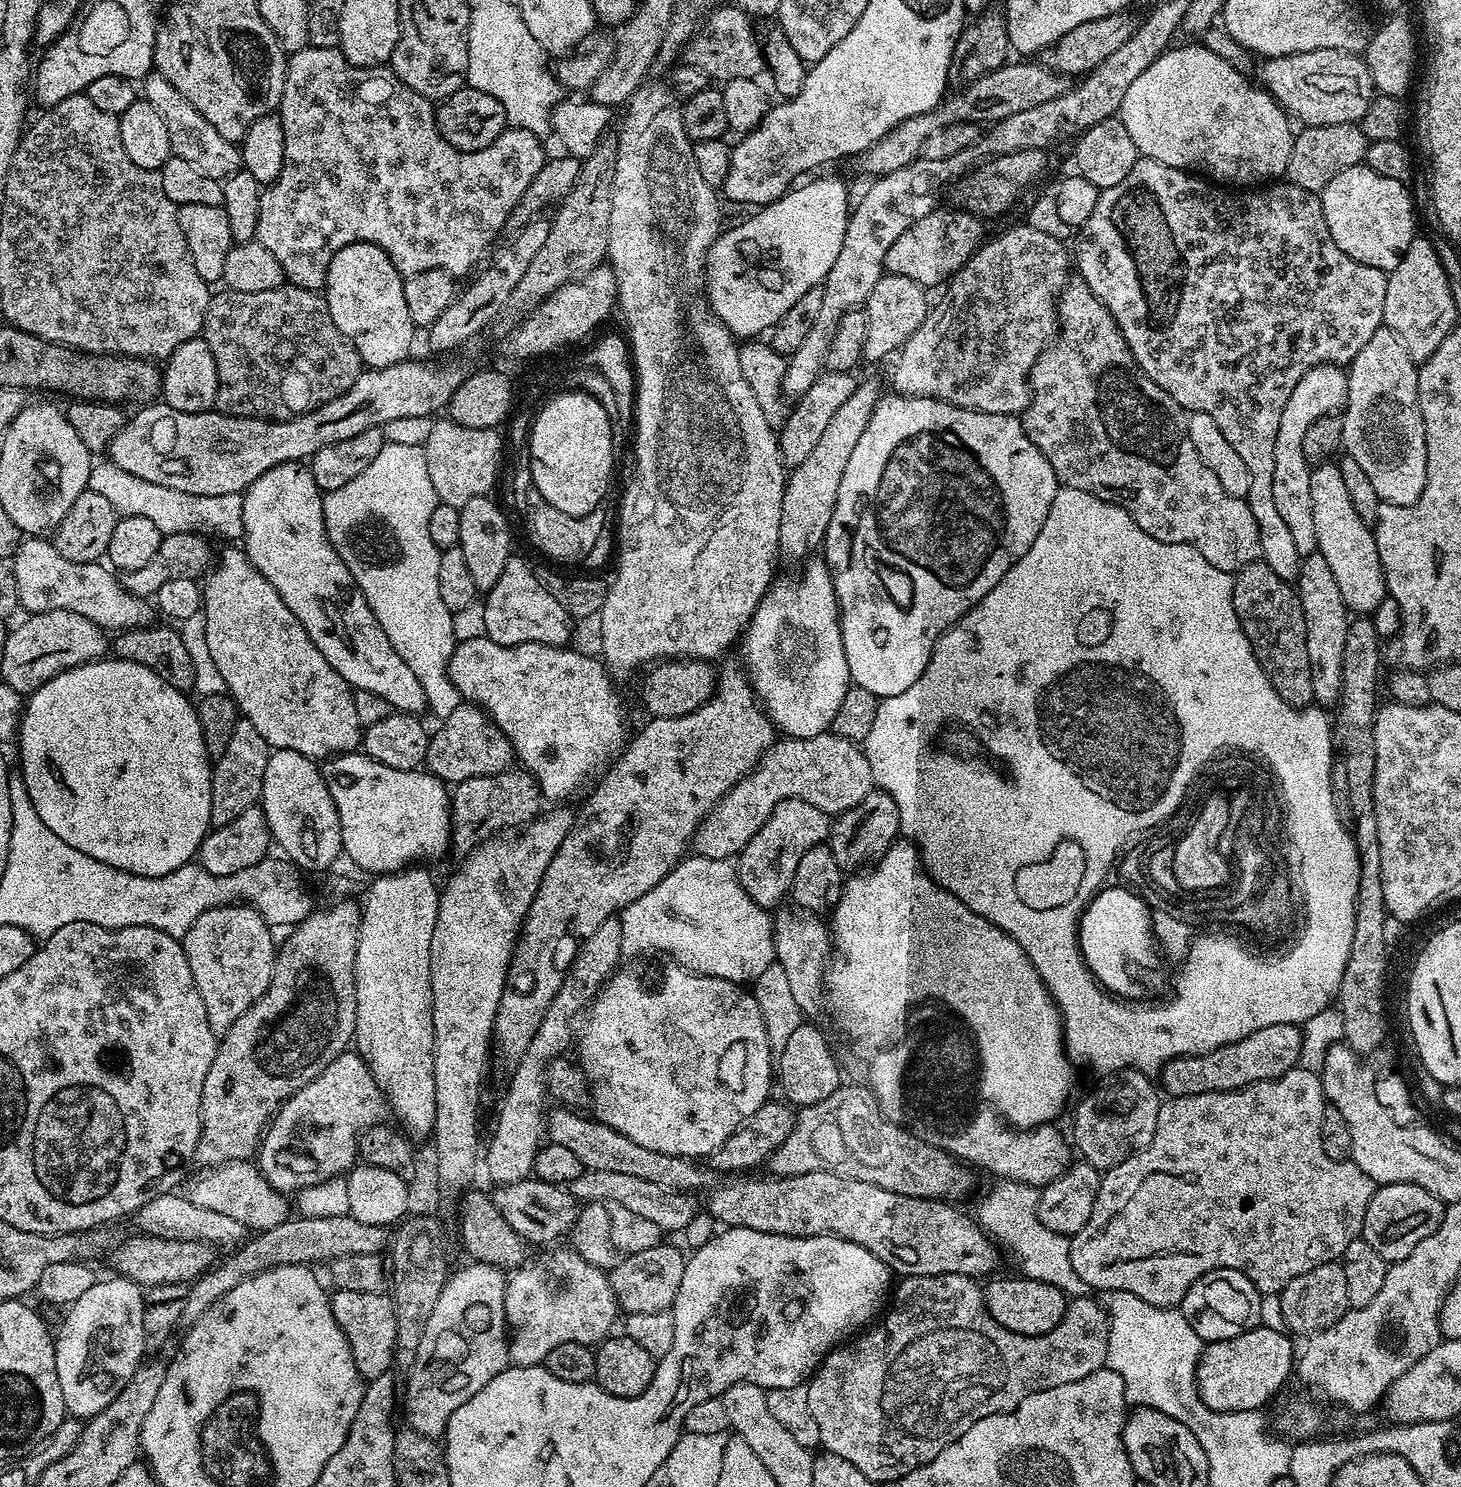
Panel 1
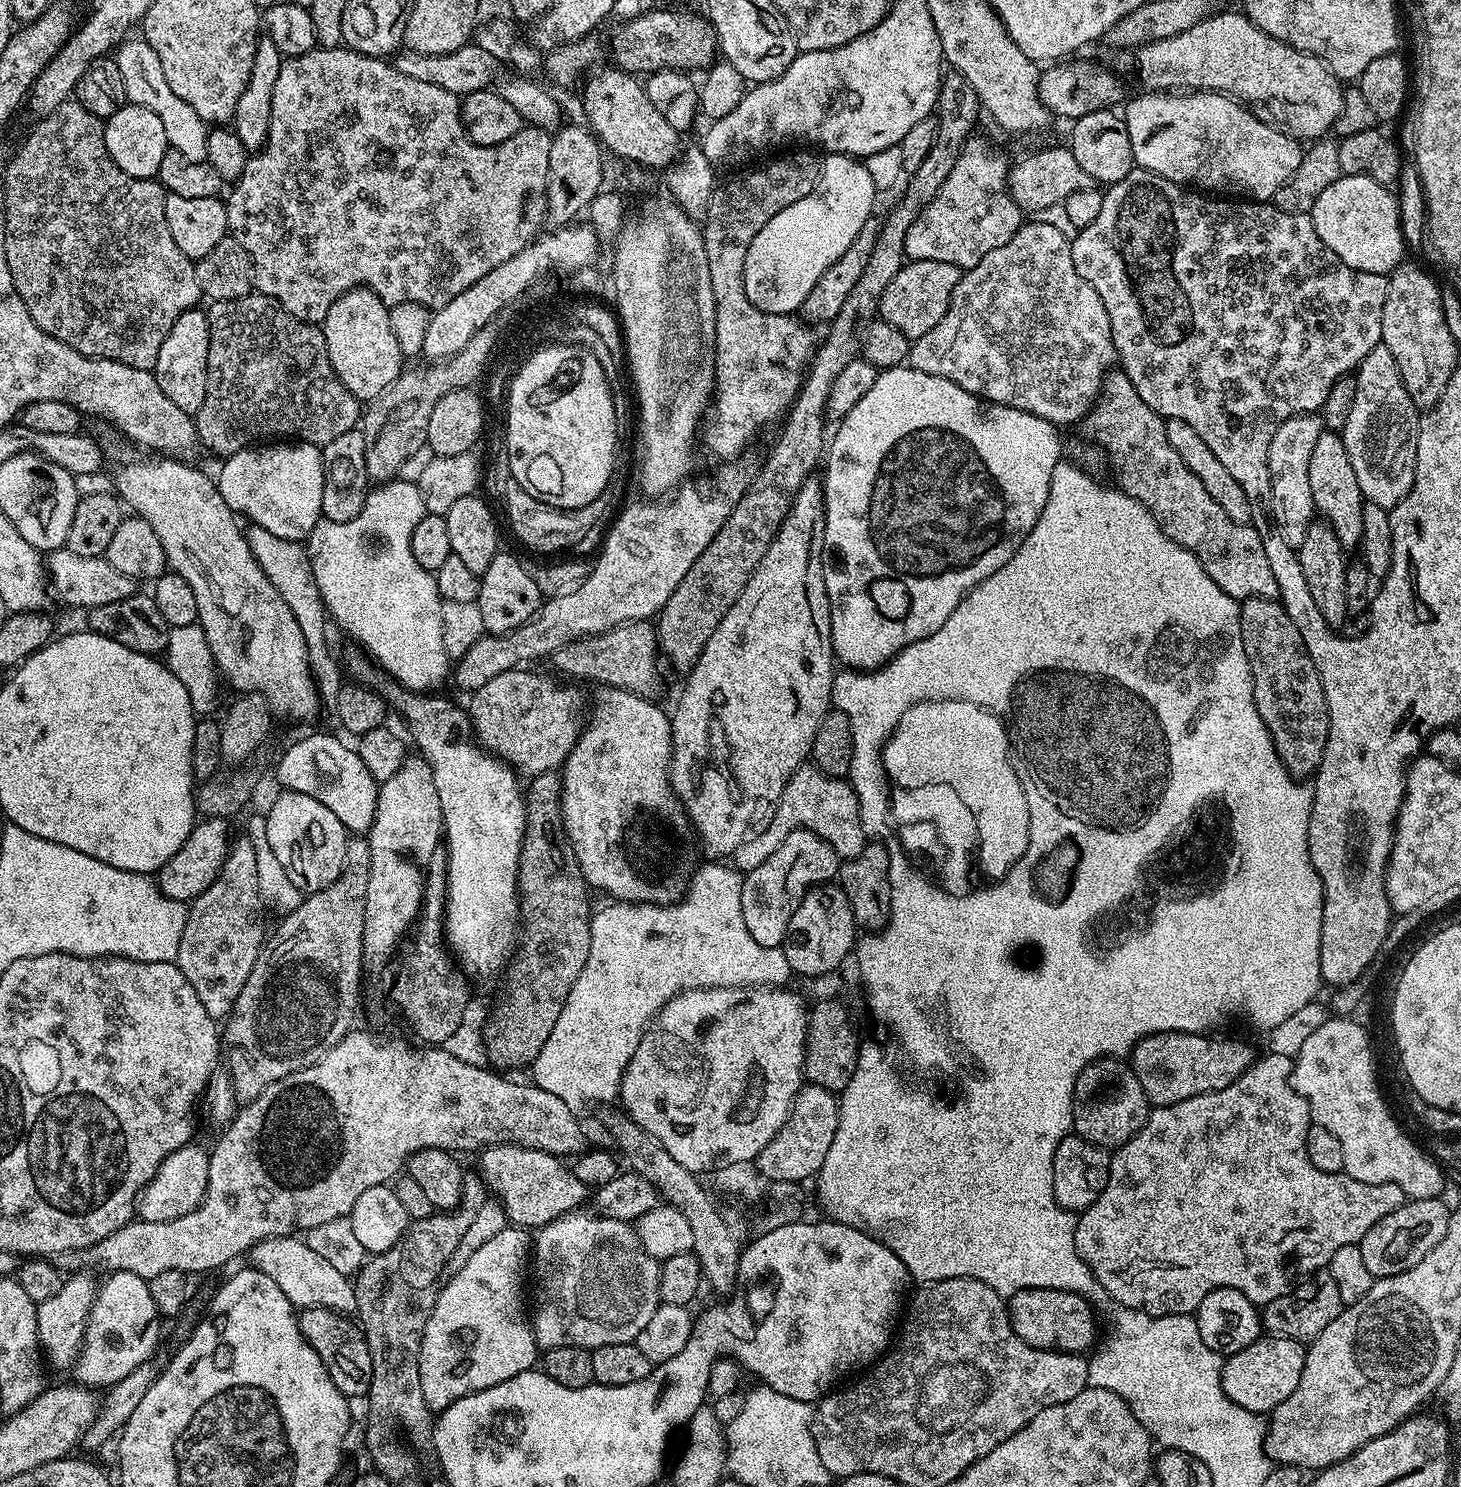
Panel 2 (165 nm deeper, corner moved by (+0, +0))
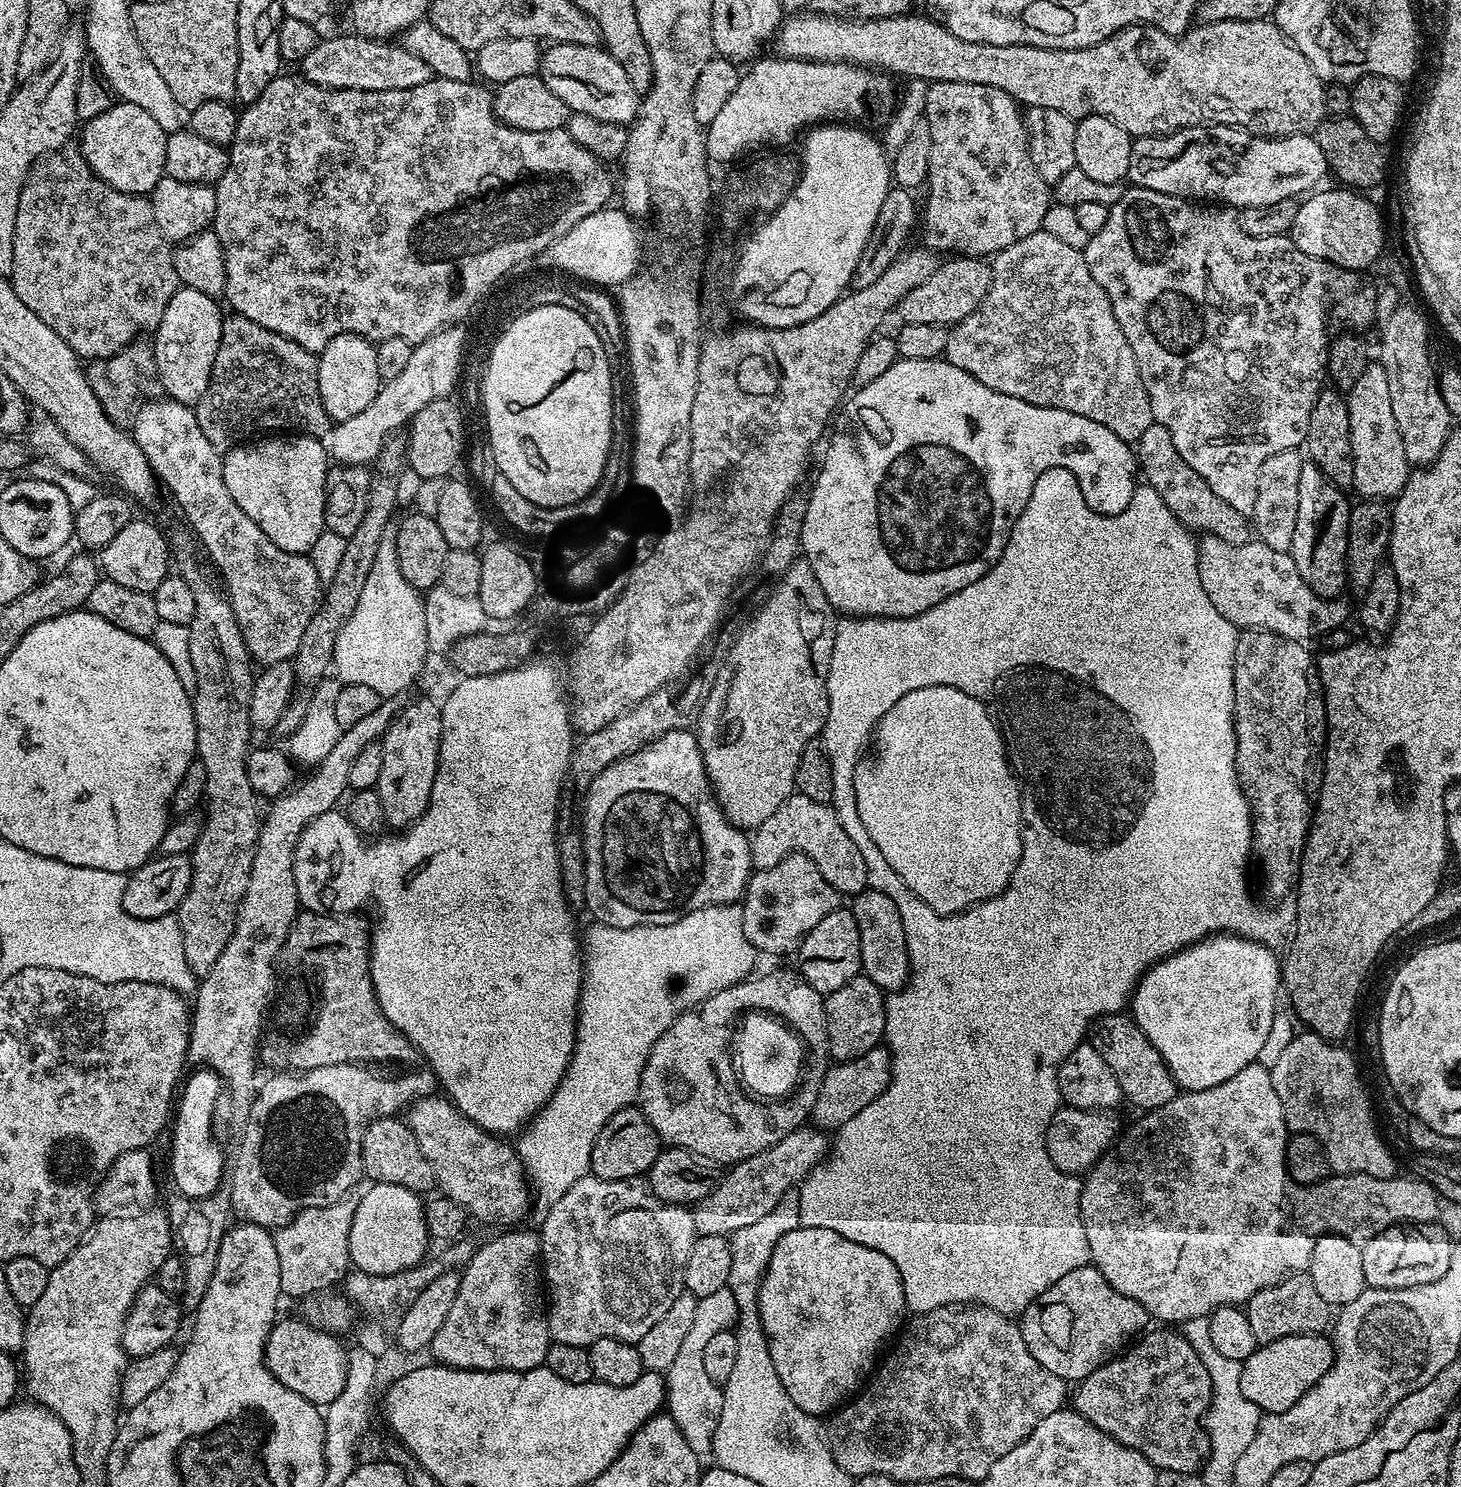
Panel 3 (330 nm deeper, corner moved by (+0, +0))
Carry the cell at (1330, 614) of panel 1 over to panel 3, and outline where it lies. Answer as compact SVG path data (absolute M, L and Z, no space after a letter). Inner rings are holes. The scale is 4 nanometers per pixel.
M1305 462L1298 477L1298 522L1294 522L1292 557L1298 574L1314 590L1314 594L1336 598L1346 588L1348 567L1346 546L1348 545L1348 513L1350 500L1337 484L1322 474L1319 466Z

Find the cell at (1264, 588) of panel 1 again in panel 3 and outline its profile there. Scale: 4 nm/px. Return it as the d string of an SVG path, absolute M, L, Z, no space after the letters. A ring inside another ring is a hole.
M1244 630L1236 637L1234 650L1234 730L1236 731L1236 779L1241 789L1246 790L1248 807L1252 810L1252 847L1255 859L1260 859L1260 868L1264 871L1264 892L1272 900L1280 900L1293 891L1300 874L1300 859L1304 853L1304 843L1308 840L1308 831L1312 828L1312 816L1316 812L1316 799L1320 796L1320 787L1324 777L1324 745L1328 730L1328 712L1324 709L1324 688L1320 685L1320 670L1314 656L1307 652L1305 645L1298 640L1282 638L1273 632Z

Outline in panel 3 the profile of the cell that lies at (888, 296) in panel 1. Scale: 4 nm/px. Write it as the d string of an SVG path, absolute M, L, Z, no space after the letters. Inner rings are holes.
M961 255L945 259L938 266L938 270L934 270L934 274L926 278L926 282L914 286L914 290L905 294L898 305L901 316L899 319L905 324L926 322L954 326L983 302L990 290L991 281L992 269L987 259Z

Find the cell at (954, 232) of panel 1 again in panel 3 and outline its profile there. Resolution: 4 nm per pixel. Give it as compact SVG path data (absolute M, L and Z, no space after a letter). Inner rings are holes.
M932 82L926 94L926 110L924 118L930 126L930 170L928 171L928 201L922 204L922 226L924 222L923 247L931 248L937 254L959 254L977 258L991 258L997 252L1006 250L1006 246L1014 246L1014 242L1022 242L1022 238L1030 238L1030 234L1041 231L1044 227L1046 210L1053 203L1054 196L1050 185L1044 181L1042 174L1034 170L1034 162L1030 158L1028 145L1028 126L1025 113L1015 98L1006 94L1006 90L998 90L994 86L978 86L974 82Z

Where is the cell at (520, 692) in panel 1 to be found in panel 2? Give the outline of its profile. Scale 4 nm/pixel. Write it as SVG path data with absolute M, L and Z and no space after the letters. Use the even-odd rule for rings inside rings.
M604 686L599 689L596 696L596 709L591 709L590 719L583 725L578 742L574 750L564 760L562 765L562 779L564 790L560 793L562 802L562 818L568 831L570 842L574 846L574 854L582 866L584 881L588 883L589 889L605 892L608 898L616 902L626 904L675 904L688 890L688 881L691 880L693 872L698 867L696 860L696 848L698 852L698 836L694 831L692 822L680 803L676 790L670 779L672 767L672 722L667 711L663 712L647 696L638 696L626 688L613 688Z

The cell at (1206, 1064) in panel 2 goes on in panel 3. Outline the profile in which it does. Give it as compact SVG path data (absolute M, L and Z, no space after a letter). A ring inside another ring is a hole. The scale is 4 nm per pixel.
M1115 1012L1109 1016L1099 1016L1091 1029L1090 1043L1102 1054L1102 1062L1114 1070L1123 1099L1140 1108L1139 1111L1152 1111L1161 1108L1178 1094L1170 1070L1164 1064L1162 1054L1146 1038L1146 1034L1131 1015Z

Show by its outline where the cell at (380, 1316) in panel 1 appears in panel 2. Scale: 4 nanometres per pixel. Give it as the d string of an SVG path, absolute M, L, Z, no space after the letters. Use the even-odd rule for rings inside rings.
M306 1308L299 1313L300 1333L314 1346L314 1354L322 1358L322 1366L326 1366L326 1374L330 1374L330 1382L338 1386L342 1395L349 1398L367 1397L368 1387L372 1381L372 1359L370 1346L364 1337L364 1330L355 1319L342 1312L329 1308Z

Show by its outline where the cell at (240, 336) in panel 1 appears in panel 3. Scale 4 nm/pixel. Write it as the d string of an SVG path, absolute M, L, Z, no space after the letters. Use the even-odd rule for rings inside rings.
M227 315L210 385L194 405L198 426L220 453L261 434L297 432L325 437L332 421L318 394L317 355L245 316Z

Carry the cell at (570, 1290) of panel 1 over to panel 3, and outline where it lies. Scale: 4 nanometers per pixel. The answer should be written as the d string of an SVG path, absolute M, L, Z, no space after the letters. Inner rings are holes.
M591 1174L582 1177L558 1202L554 1202L543 1213L544 1225L538 1228L540 1238L540 1259L542 1261L542 1280L546 1285L546 1315L548 1317L548 1334L555 1343L569 1344L570 1346L582 1346L588 1348L599 1339L625 1340L635 1345L636 1341L642 1338L642 1334L648 1333L656 1325L674 1298L678 1298L680 1292L685 1291L684 1267L686 1258L690 1258L690 1250L697 1238L696 1218L687 1207L678 1204L663 1204L657 1196L652 1195L647 1187L631 1180L603 1180Z

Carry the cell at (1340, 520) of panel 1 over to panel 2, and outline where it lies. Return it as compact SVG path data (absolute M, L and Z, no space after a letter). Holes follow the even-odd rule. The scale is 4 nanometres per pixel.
M1325 430L1310 453L1310 494L1314 494L1317 513L1323 523L1332 527L1340 545L1345 550L1355 549L1362 538L1362 510L1366 501L1358 486L1358 474L1350 466L1350 454L1346 454L1341 433Z

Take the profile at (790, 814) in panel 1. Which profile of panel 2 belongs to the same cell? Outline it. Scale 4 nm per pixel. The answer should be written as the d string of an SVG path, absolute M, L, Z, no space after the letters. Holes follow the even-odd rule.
M805 828L794 830L782 838L782 846L754 870L750 870L742 882L742 918L750 938L760 946L778 948L784 943L784 935L790 926L790 918L802 902L802 898L817 884L837 879L842 858L818 834Z

